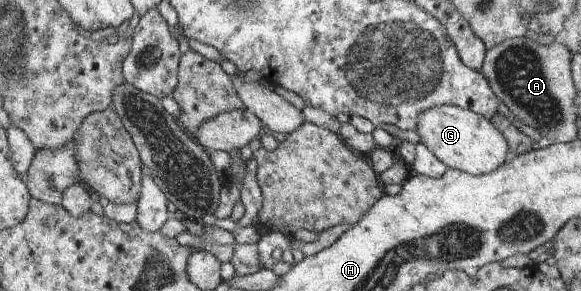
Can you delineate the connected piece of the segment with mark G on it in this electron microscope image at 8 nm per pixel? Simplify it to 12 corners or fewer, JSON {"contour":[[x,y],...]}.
{"contour":[[473,110],[419,115],[420,142],[448,168],[479,175],[509,142]]}

